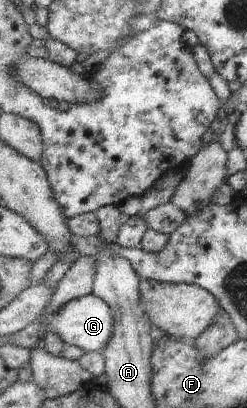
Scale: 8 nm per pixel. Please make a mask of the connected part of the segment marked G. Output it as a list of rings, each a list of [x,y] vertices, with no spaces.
[[[94,293],[70,300],[56,314],[48,314],[48,318],[50,318],[50,332],[58,332],[58,336],[64,342],[78,346],[84,353],[102,353],[106,346],[112,342],[114,330],[116,330],[116,318],[114,318],[110,306]]]

